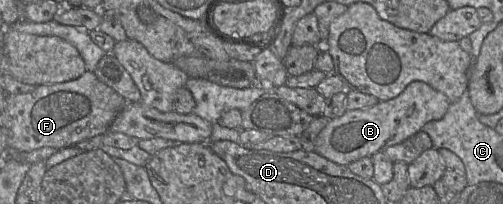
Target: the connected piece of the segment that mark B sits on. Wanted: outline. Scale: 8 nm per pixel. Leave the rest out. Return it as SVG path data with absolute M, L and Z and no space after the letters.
M413 81L395 98L379 101L371 107L347 110L342 116L331 119L317 136L314 152L336 164L347 166L413 136L426 123L441 119L450 104L442 92L422 81Z

